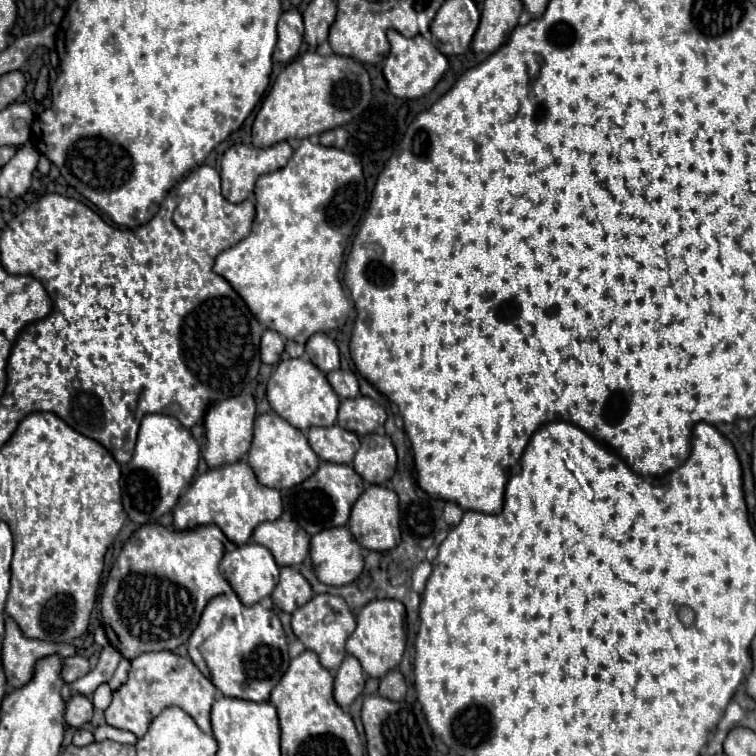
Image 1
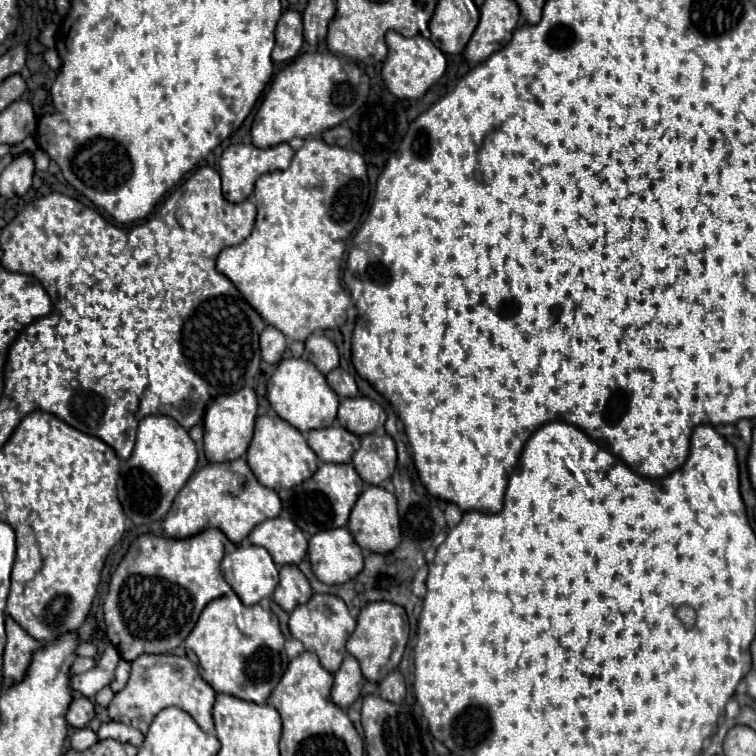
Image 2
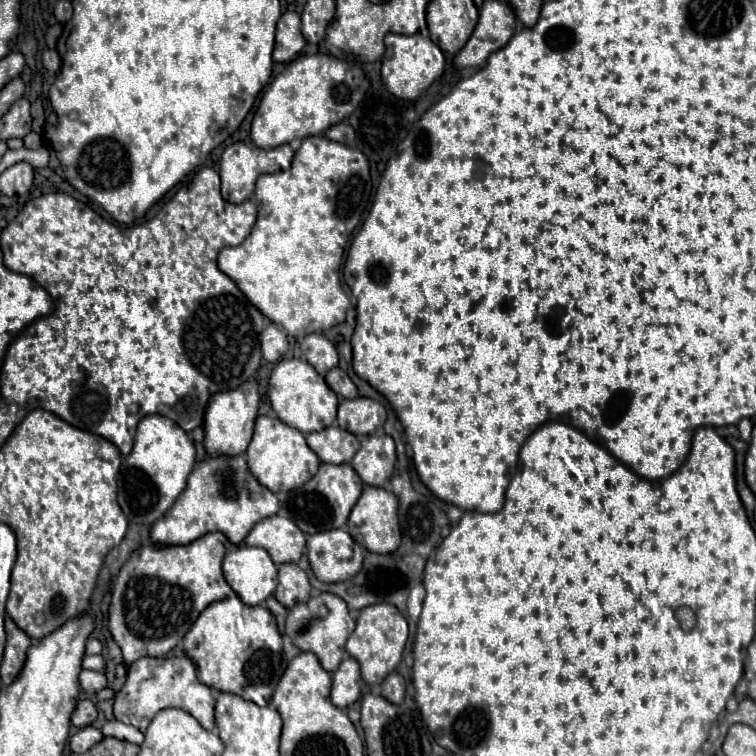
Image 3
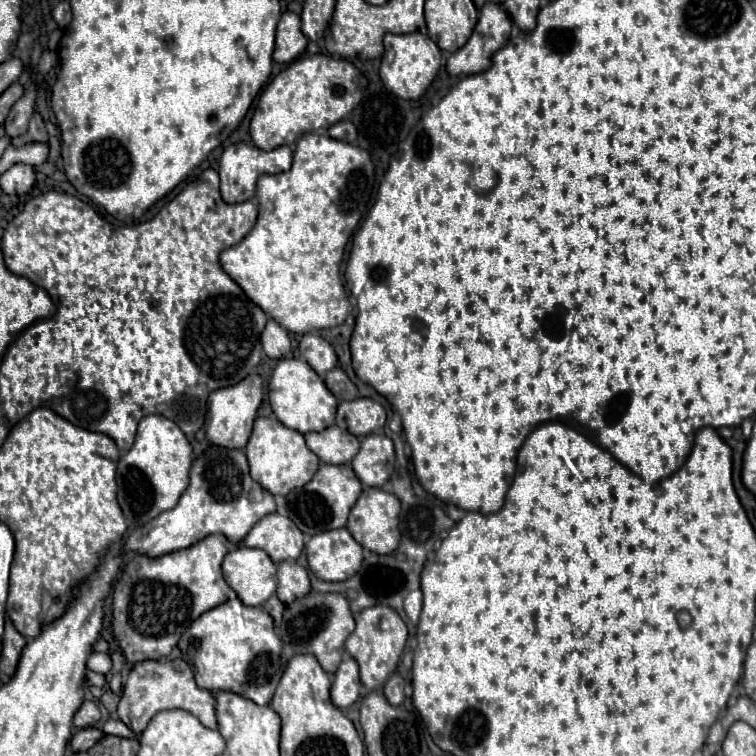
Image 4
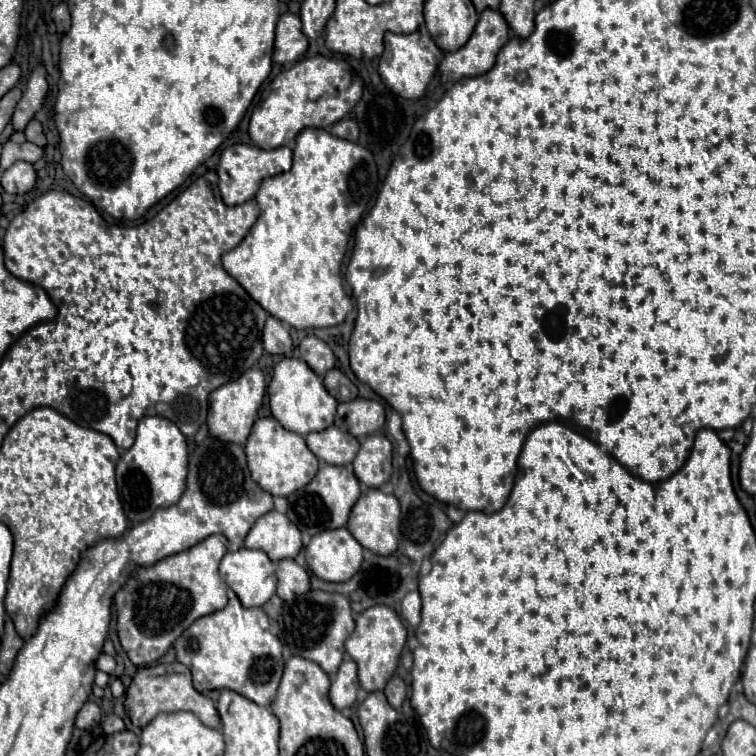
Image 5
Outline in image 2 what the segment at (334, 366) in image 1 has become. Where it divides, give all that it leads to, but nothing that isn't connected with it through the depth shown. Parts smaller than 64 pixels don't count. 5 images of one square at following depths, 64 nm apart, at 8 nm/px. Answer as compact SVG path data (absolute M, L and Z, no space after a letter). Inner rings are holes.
M320 332L308 336L304 358L310 360L312 364L316 364L316 368L320 368L320 372L324 372L324 374L338 368L336 344L330 338L326 338L324 334L320 334Z

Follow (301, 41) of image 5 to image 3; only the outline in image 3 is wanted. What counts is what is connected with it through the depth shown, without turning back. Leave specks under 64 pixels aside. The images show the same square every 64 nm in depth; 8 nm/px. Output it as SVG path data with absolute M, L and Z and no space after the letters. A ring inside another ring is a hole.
M284 12L278 20L276 28L276 44L274 44L274 62L290 62L304 48L306 40L300 32L300 16L296 12Z

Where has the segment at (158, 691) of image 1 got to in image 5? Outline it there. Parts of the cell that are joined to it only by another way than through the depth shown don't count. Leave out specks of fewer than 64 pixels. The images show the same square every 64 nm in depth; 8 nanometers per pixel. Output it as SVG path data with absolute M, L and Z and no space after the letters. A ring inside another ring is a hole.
M180 662L138 668L138 672L134 674L134 678L126 690L124 710L134 728L144 728L160 712L178 712L178 710L188 710L188 712L196 714L200 718L200 722L206 724L208 728L220 728L220 718L218 718L214 702L194 688L190 670Z

